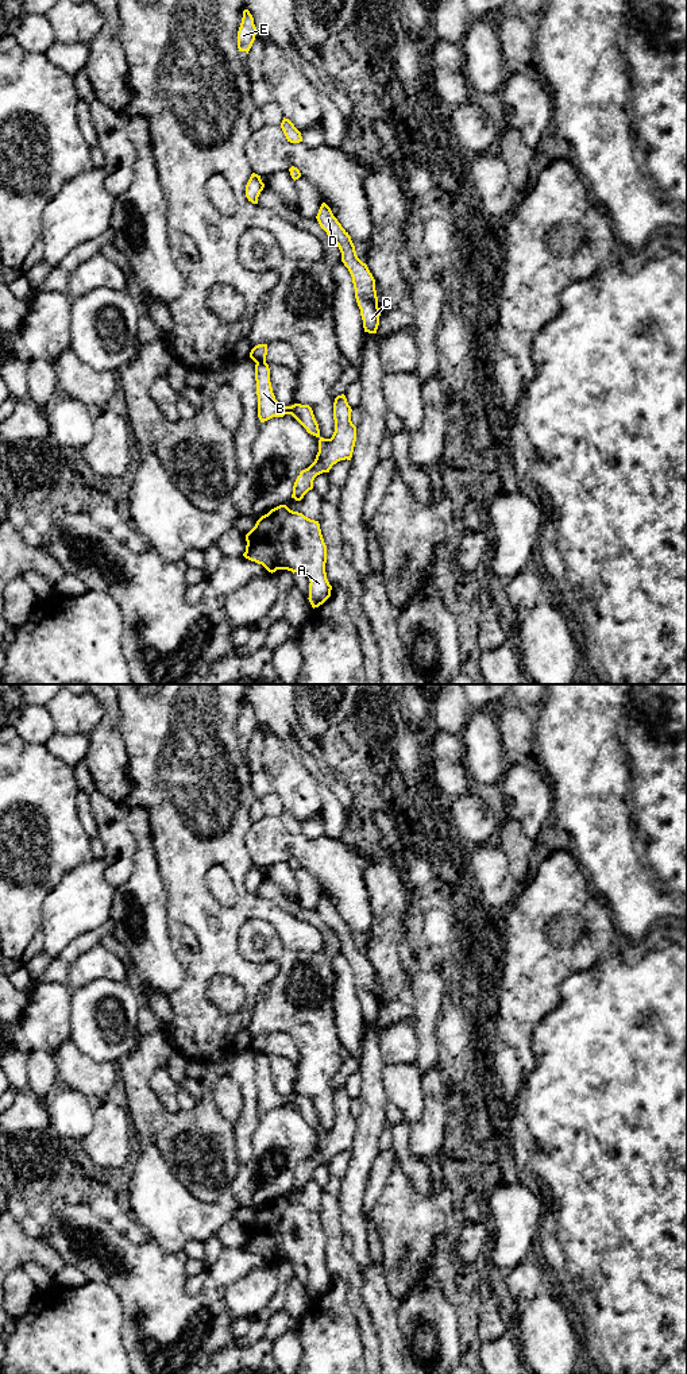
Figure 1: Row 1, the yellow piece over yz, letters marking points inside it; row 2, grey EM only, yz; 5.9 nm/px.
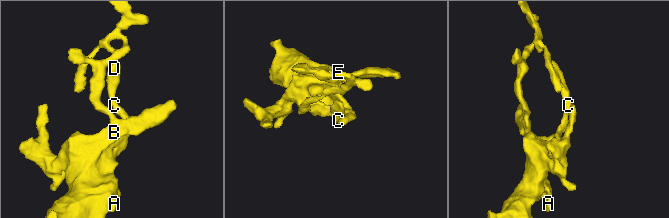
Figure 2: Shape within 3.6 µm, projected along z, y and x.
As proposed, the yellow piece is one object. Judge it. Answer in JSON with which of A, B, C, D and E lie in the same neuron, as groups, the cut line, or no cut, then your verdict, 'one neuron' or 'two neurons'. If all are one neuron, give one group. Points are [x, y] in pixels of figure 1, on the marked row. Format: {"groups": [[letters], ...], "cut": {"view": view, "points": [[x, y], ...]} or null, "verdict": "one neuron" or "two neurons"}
{"groups": [["A", "B", "C", "D"], ["E"]], "cut": {"view": "yz", "points": [[265, 361], [257, 363]]}, "verdict": "two neurons"}

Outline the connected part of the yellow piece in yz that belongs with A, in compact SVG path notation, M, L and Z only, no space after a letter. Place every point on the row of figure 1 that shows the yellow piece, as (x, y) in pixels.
M279 505L262 516L246 534L243 556L262 564L269 572L287 570L309 578L309 602L319 607L329 597L327 545L319 521Z

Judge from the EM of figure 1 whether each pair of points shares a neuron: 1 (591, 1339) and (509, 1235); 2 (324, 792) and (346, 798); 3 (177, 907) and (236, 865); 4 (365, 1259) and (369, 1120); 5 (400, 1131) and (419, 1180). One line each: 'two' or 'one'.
1: two
2: two
3: one
4: one
5: one

